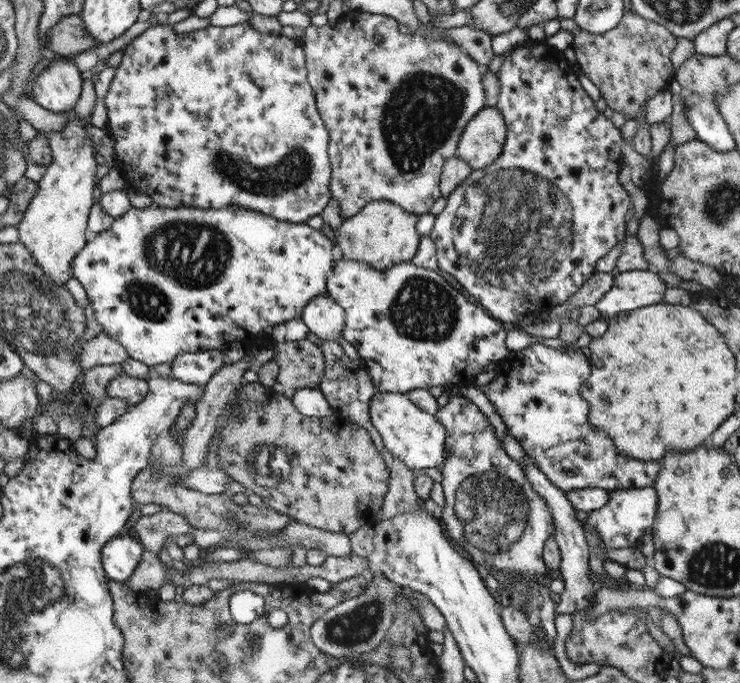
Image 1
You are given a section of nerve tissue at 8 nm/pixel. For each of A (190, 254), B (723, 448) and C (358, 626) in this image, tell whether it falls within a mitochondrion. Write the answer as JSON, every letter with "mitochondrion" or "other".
{"A":"mitochondrion","B":"other","C":"mitochondrion"}

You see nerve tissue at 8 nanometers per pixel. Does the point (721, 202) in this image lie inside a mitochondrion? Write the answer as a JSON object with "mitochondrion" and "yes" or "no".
{"mitochondrion":"yes"}

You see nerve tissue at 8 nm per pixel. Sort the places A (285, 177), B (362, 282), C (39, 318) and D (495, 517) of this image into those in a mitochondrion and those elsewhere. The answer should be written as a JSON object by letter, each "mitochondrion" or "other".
{"A":"mitochondrion","B":"other","C":"mitochondrion","D":"mitochondrion"}

